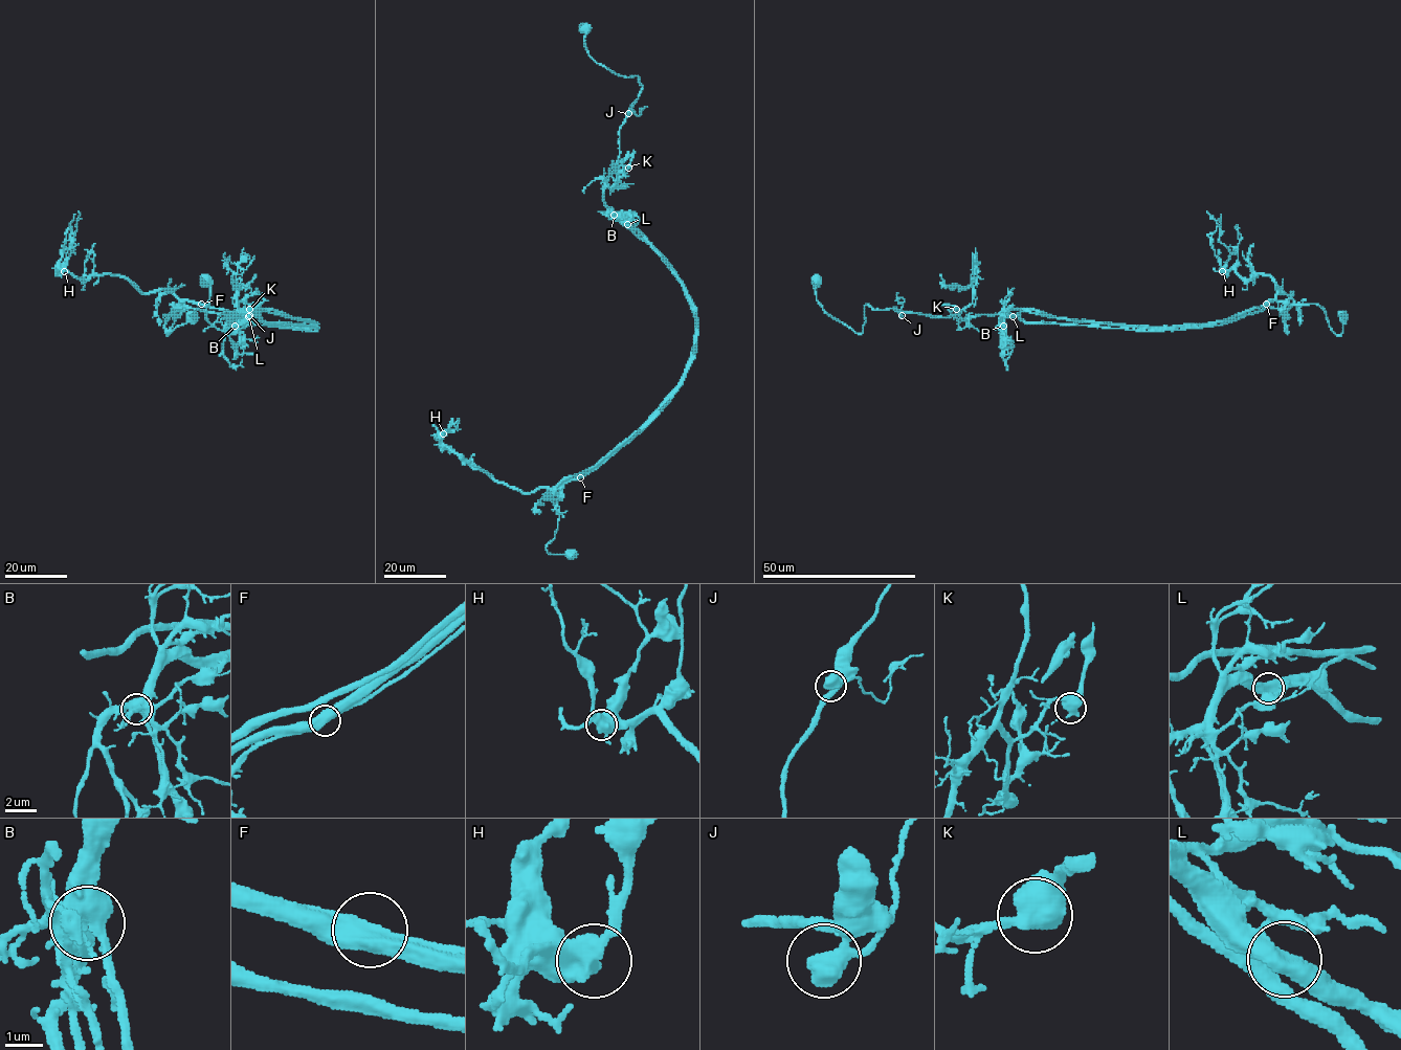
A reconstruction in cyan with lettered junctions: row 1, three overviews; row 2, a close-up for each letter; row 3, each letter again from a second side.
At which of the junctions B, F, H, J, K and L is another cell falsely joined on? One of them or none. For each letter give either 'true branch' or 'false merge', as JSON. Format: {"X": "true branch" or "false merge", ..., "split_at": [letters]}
{"B": "true branch", "F": "false merge", "H": "true branch", "J": "true branch", "K": "true branch", "L": "true branch", "split_at": ["F"]}

